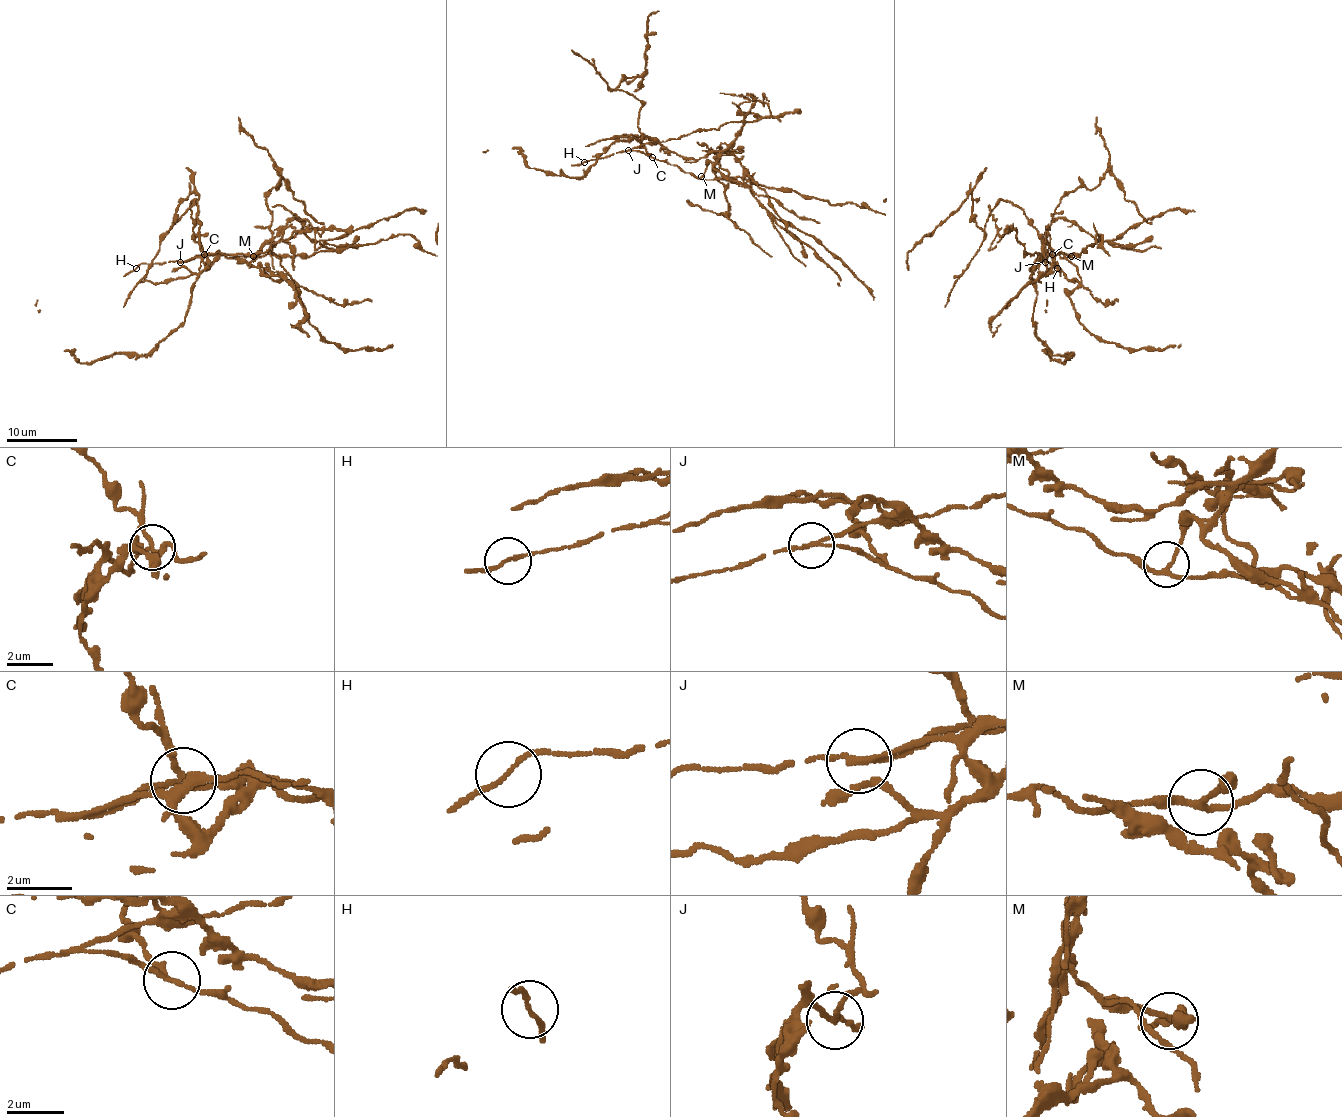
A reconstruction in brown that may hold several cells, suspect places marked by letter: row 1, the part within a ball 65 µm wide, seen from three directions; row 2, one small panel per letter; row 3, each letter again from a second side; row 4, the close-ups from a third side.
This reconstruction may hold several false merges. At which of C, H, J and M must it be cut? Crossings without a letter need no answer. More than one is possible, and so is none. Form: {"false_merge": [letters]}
{"false_merge": ["C", "J"]}

